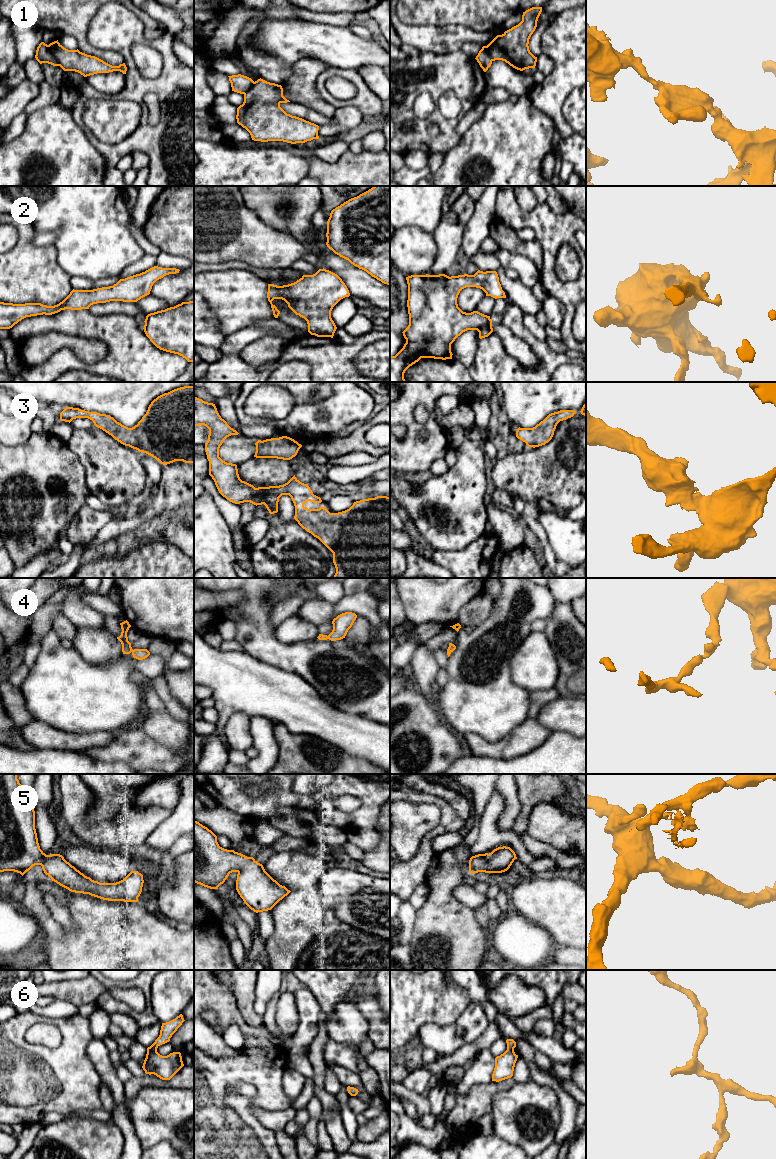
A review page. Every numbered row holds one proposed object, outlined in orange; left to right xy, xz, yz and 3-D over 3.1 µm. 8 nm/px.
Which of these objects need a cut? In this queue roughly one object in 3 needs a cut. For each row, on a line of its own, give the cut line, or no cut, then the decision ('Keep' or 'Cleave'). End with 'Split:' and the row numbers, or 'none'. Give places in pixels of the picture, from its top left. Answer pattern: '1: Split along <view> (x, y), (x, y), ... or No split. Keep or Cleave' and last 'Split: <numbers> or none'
1: Split along xy (48, 45), (49, 51), (59, 65). Cleave
2: No split. Keep
3: No split. Keep
4: No split. Keep
5: No split. Keep
6: No split. Keep
Split: 1

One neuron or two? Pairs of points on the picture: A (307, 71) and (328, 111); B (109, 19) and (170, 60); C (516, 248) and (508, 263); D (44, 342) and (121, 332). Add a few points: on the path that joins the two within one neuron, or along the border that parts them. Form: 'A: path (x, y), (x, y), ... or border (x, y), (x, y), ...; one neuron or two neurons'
A: path (306, 83), (306, 98), (316, 107); one neuron
B: path (125, 29), (141, 40), (157, 44); one neuron
C: border (499, 247), (524, 255); two neurons
D: border (50, 330), (65, 332), (74, 336); two neurons

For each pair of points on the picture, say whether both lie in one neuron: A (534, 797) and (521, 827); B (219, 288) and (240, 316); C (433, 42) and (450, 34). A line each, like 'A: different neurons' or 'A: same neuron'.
A: same neuron
B: same neuron
C: same neuron

